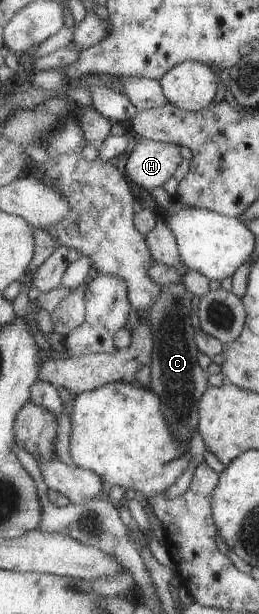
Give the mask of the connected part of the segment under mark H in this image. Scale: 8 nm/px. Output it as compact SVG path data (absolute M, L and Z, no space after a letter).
M137 138L137 144L126 164L126 174L128 178L147 191L153 191L160 188L177 173L179 166L182 164L182 154L180 146L166 143L164 140L150 140Z

